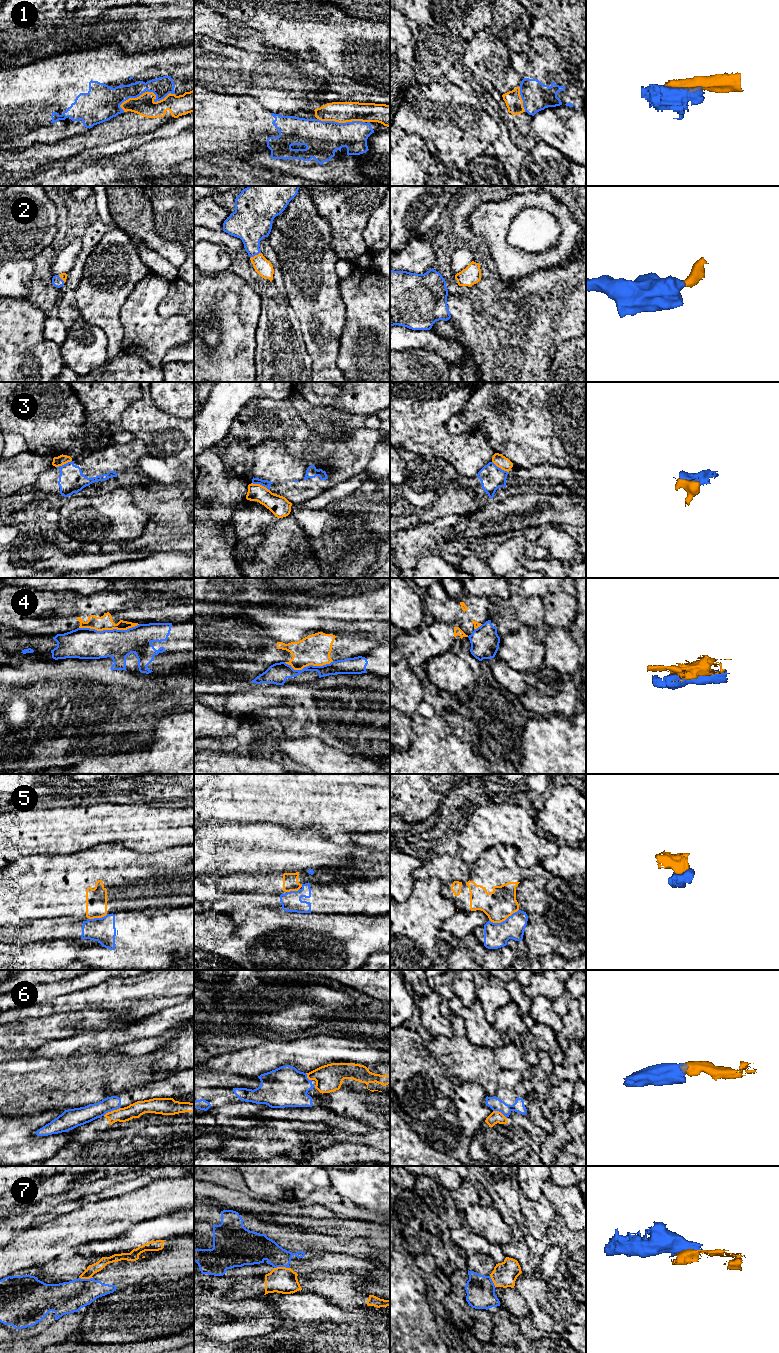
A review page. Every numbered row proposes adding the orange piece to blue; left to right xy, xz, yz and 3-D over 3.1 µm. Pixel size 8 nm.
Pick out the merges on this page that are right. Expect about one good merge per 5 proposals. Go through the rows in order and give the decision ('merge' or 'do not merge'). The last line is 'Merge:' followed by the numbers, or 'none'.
1: do not merge
2: merge
3: do not merge
4: do not merge
5: do not merge
6: do not merge
7: do not merge
Merge: 2

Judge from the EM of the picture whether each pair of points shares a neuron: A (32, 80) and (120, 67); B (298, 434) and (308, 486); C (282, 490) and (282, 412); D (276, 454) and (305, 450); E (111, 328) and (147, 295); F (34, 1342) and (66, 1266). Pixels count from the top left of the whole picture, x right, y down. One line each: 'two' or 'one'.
A: one
B: one
C: one
D: two
E: two
F: two

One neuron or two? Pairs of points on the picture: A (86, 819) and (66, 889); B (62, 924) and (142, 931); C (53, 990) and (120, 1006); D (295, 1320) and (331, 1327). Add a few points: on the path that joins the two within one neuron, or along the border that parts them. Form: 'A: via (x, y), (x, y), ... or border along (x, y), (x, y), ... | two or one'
A: border along (99, 844), (68, 854), (54, 855) | two
B: via (82, 929), (122, 930) | one
C: border along (96, 984), (74, 992) | two
D: via (304, 1324), (311, 1327), (322, 1327) | one

